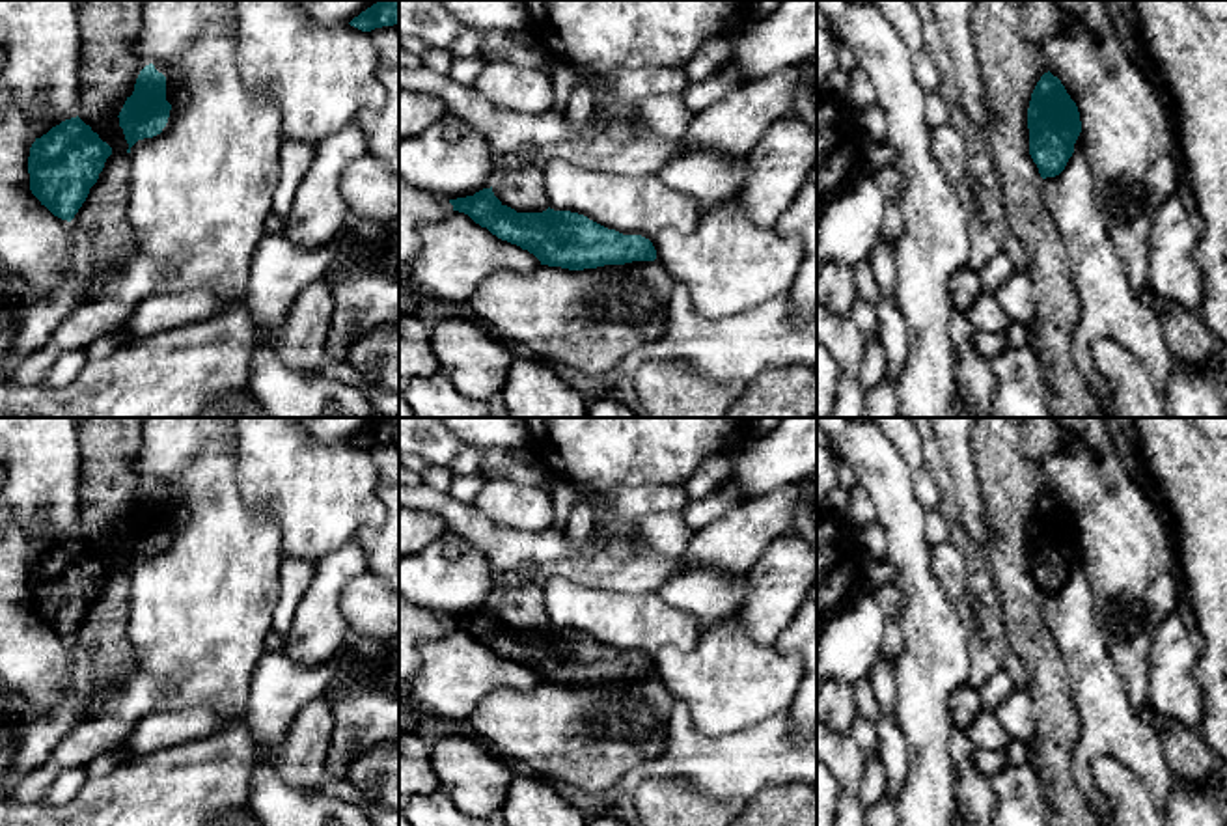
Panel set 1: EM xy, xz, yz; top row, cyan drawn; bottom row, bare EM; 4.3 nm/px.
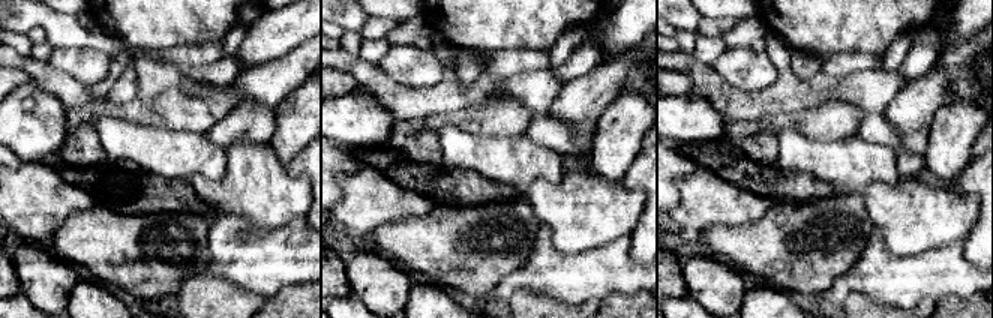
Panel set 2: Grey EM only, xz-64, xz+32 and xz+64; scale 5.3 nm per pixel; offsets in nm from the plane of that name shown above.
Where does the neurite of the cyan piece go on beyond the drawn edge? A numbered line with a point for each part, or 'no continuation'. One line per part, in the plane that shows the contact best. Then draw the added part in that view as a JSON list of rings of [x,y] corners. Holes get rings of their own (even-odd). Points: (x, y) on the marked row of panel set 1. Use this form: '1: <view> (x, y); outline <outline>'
1: xy (109, 66); outline [[[82,0],[80,28],[80,112],[78,117],[112,147],[97,183],[69,222],[71,268],[90,276],[114,255],[132,257],[134,231],[129,222],[131,155],[119,112],[145,67],[134,52],[144,0]]]

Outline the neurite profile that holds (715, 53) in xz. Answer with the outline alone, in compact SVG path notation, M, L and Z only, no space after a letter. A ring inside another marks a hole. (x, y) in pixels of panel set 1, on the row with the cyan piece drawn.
M727 35L707 39L684 65L688 84L697 84L714 75L729 58L731 43Z

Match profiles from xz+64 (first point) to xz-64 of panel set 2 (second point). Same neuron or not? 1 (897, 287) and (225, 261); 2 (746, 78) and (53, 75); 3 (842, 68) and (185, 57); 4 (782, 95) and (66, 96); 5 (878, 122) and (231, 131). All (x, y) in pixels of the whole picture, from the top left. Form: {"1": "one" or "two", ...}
{"1": "one", "2": "two", "3": "one", "4": "one", "5": "one"}

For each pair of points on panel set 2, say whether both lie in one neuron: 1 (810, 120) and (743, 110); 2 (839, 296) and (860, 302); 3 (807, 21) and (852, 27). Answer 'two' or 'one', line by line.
1: two
2: two
3: one

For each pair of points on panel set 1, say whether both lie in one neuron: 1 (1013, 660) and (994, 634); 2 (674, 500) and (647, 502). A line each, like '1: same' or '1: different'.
1: same
2: same

